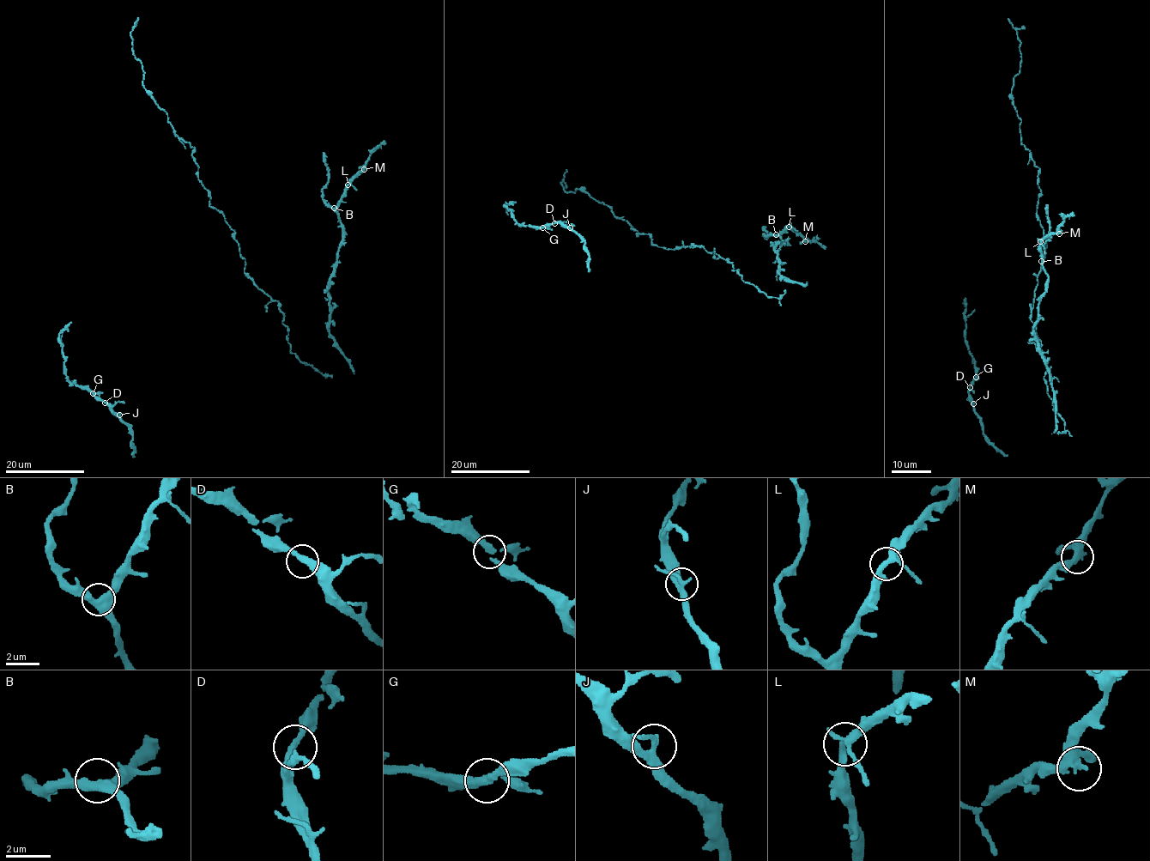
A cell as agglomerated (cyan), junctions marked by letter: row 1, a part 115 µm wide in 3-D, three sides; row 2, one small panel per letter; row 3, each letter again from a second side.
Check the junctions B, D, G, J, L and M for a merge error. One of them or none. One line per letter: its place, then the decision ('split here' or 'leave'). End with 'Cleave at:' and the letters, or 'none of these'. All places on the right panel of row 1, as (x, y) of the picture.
B: at (1041, 261); leave
D: at (970, 387); leave
G: at (976, 377); leave
J: at (973, 403); leave
L: at (1040, 241); leave
M: at (1059, 233); leave
Cleave at: none of these

